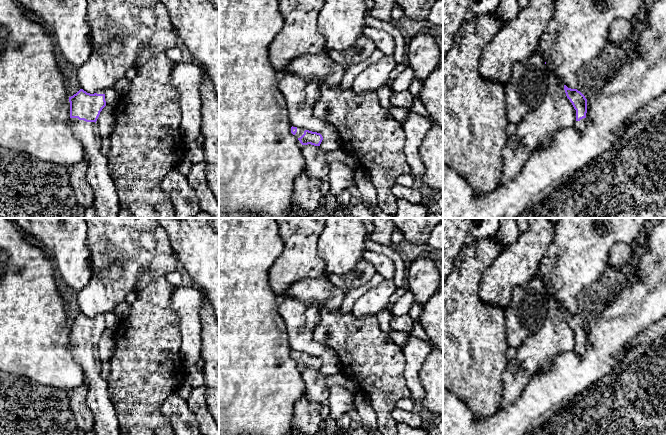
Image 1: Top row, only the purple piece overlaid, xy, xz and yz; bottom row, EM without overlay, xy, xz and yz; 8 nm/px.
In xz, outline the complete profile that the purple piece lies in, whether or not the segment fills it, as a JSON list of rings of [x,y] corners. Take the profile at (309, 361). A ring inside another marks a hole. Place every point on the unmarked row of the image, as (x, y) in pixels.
[[[291,351],[291,357],[295,359],[302,369],[320,370],[323,361],[320,357],[305,354],[304,352]]]

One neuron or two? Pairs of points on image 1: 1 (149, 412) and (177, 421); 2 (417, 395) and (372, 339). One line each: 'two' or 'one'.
1: two
2: two

